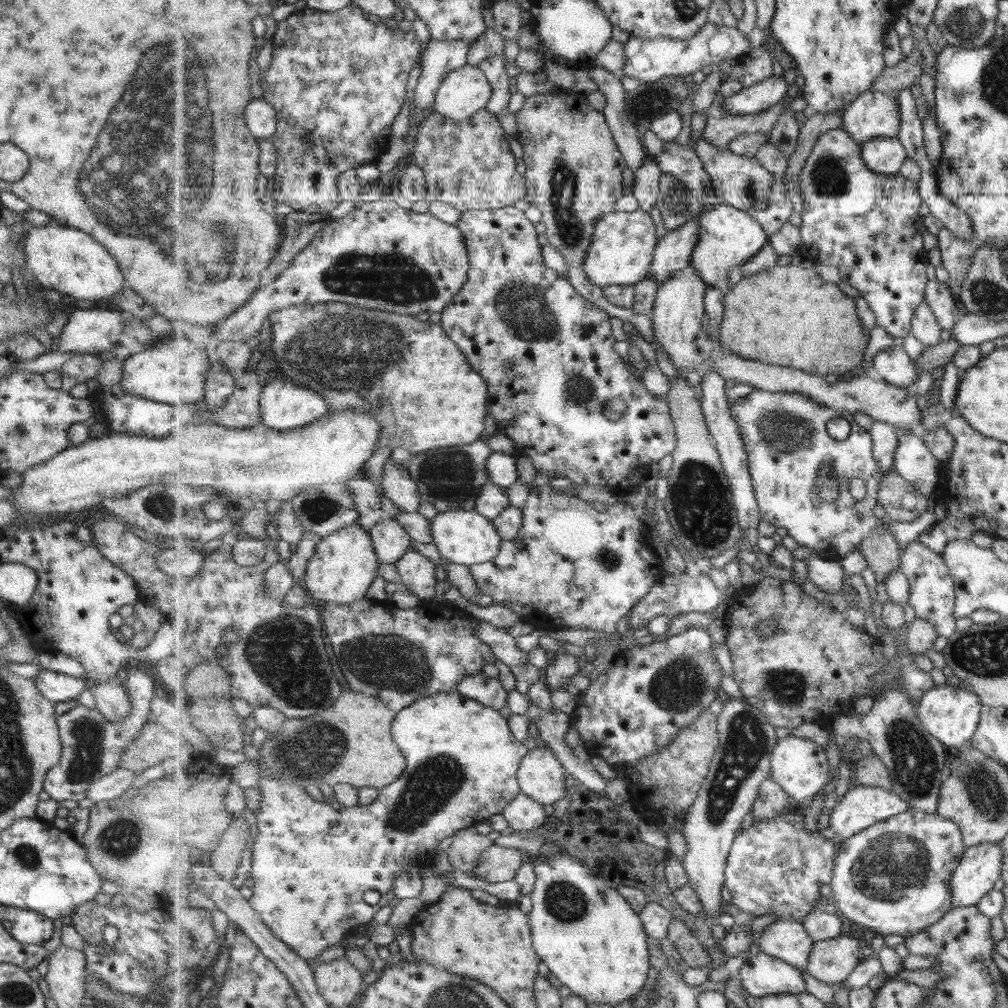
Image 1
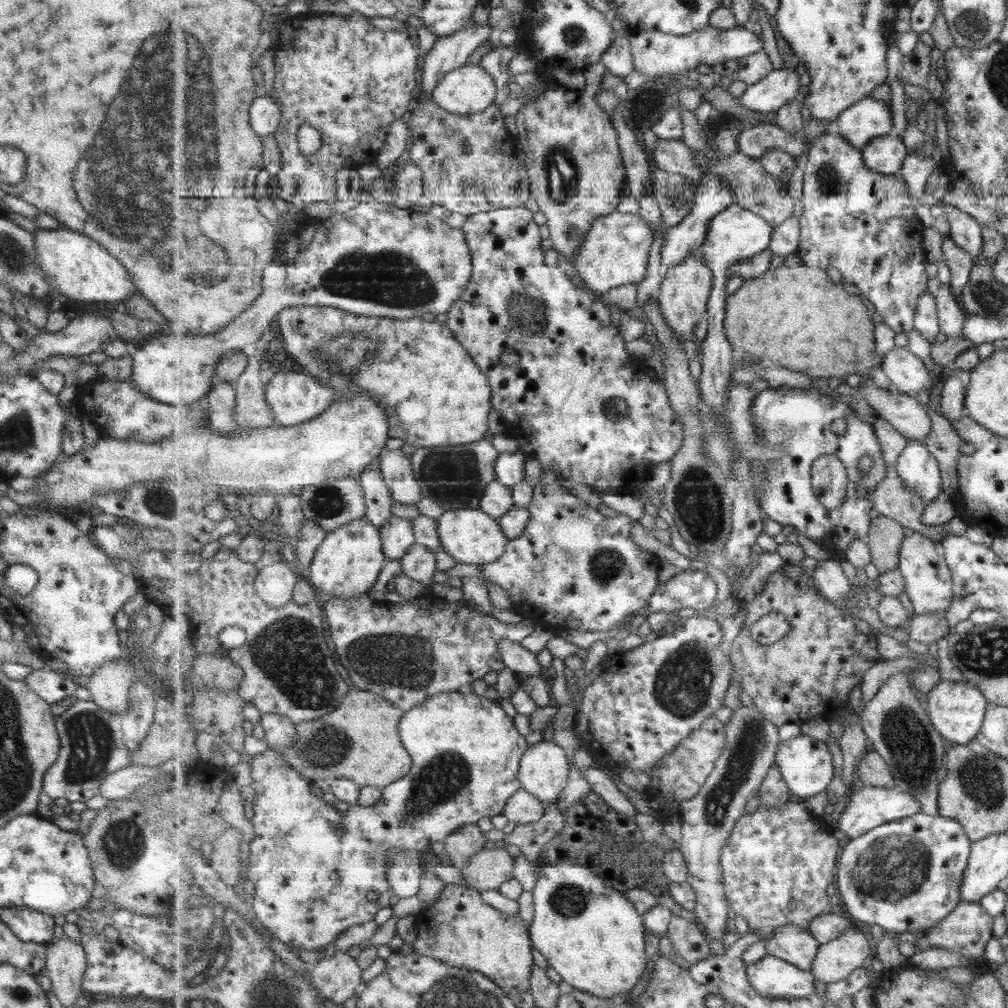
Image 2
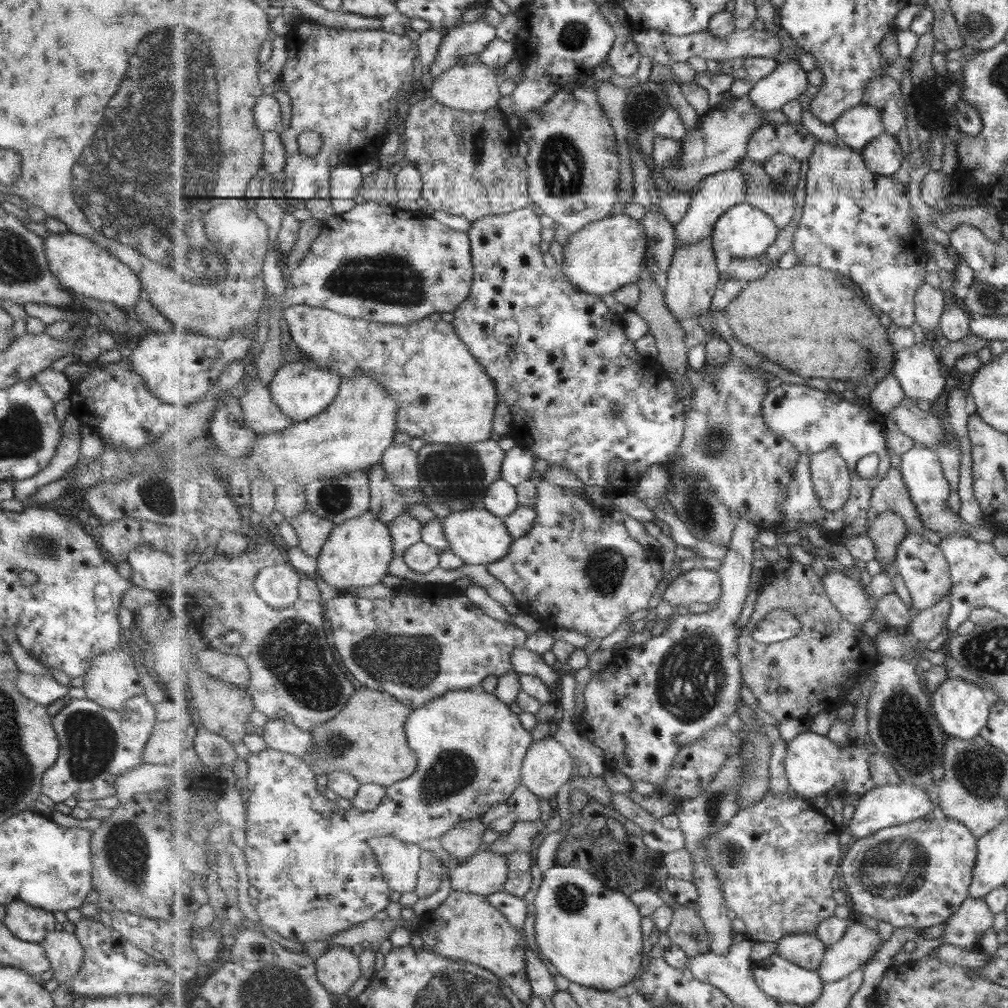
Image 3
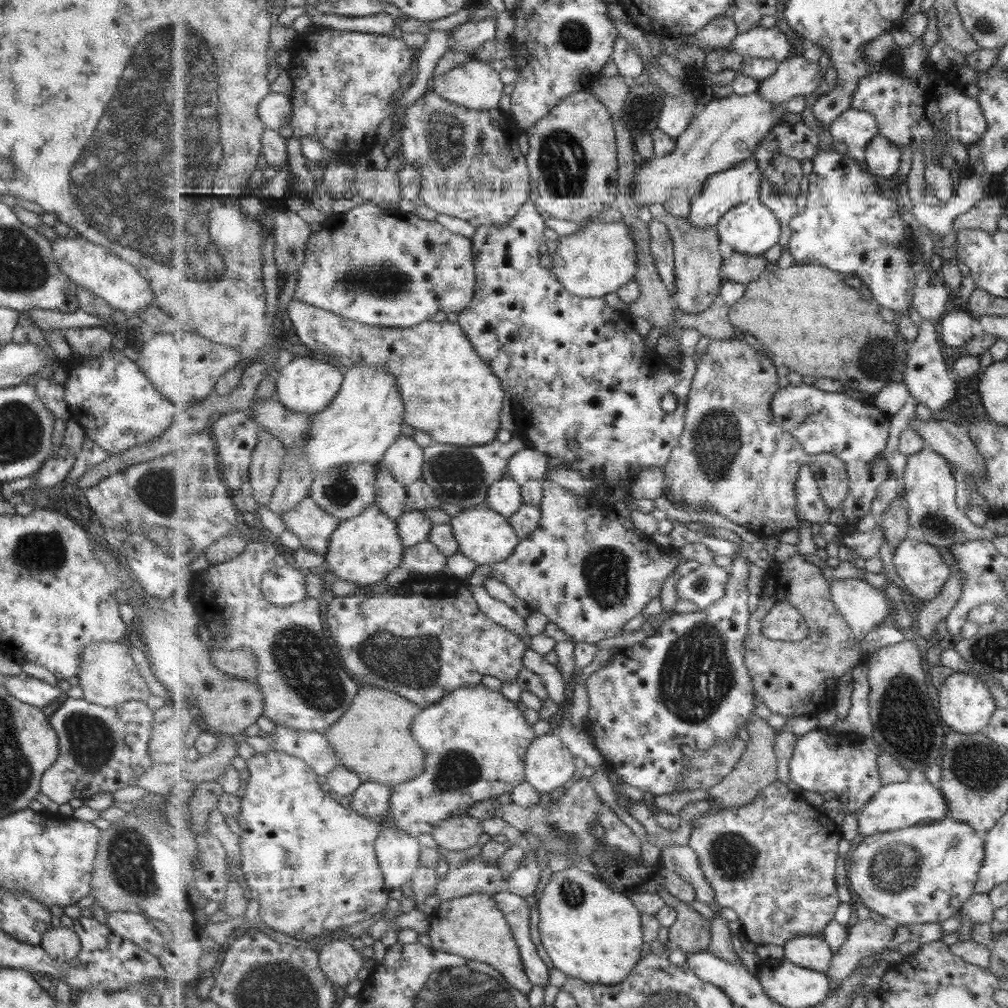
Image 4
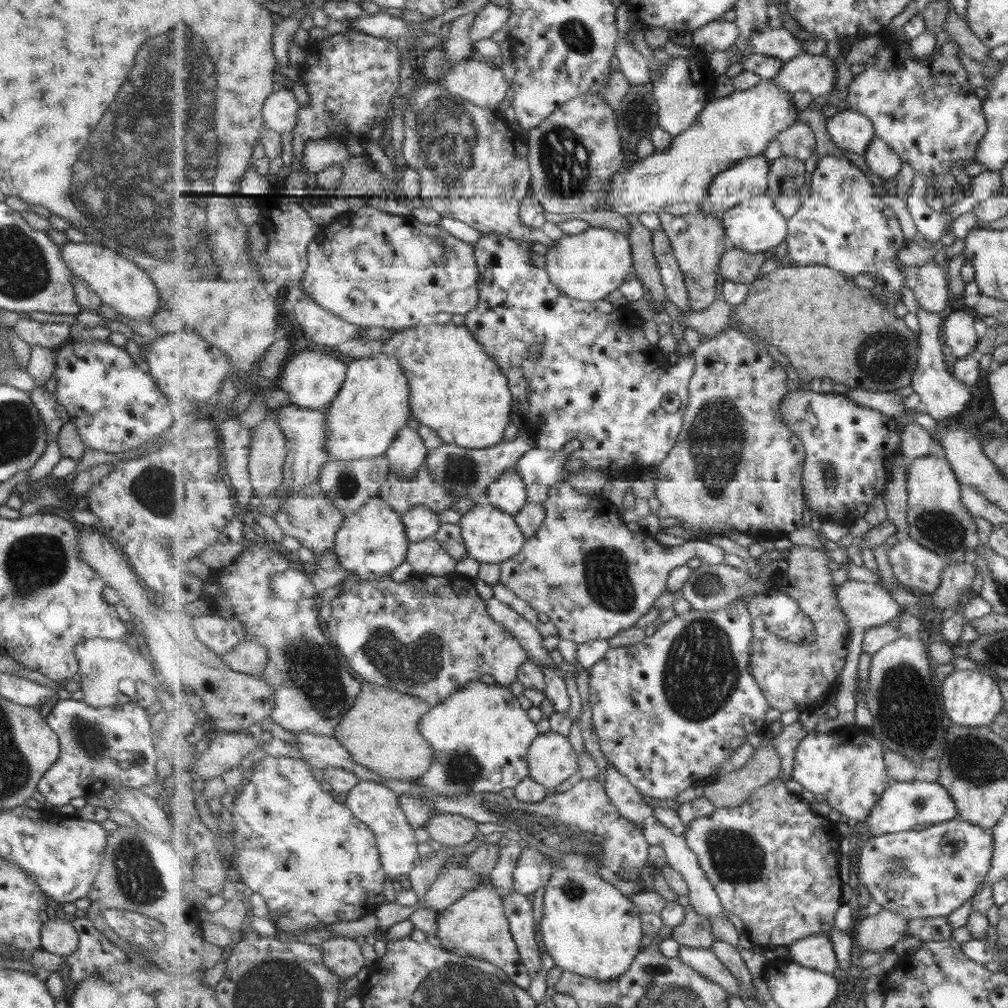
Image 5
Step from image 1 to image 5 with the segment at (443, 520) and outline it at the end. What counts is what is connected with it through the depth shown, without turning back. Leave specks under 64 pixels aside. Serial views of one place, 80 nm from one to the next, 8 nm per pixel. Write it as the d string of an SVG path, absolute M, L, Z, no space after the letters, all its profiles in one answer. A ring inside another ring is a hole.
M486 501L475 505L467 514L464 514L458 525L461 527L469 556L481 563L500 564L508 561L519 555L526 545L527 538L517 524L515 515L503 512Z

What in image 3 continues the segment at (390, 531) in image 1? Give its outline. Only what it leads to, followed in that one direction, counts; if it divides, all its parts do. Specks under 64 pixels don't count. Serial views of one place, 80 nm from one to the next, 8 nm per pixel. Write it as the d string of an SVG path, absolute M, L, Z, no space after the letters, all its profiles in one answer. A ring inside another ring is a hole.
M403 513L387 525L393 537L394 551L397 556L403 556L409 547L422 541L424 522L410 514Z

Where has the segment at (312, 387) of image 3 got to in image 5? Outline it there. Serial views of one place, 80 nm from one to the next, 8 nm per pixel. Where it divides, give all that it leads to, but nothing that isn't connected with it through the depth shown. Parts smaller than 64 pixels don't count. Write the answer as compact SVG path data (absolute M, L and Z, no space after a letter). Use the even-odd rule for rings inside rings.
M319 351L303 352L285 364L277 386L288 394L291 403L301 408L327 410L343 388L347 375L348 364L337 359L335 355Z

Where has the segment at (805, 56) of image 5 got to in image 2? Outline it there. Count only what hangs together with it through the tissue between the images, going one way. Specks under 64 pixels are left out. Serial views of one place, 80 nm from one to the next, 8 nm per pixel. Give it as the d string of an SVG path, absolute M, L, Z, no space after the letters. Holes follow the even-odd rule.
M794 68L775 69L763 80L749 85L740 96L749 110L769 113L777 112L799 94L801 80Z

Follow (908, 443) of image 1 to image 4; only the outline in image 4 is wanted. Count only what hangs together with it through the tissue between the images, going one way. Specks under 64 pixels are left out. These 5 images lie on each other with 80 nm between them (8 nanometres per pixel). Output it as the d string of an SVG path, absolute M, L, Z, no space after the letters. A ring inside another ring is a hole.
M927 448L908 456L902 479L910 524L921 532L925 542L950 552L950 548L956 544L991 539L992 534L988 529L971 523L965 516L965 509L957 508L957 479L950 463L940 453Z

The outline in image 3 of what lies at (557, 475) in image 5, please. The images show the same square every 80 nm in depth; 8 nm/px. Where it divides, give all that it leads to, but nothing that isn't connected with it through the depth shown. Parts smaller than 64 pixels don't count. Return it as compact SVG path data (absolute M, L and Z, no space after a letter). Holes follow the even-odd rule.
M516 446L507 451L502 464L502 478L509 484L517 486L527 479L533 478L533 468L537 462L537 455L524 447Z

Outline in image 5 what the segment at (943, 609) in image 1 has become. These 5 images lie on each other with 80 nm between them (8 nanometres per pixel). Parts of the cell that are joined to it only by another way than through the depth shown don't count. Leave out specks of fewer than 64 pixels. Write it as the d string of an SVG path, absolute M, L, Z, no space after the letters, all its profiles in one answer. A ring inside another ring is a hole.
M907 538L907 540L887 547L888 558L892 566L893 574L903 586L914 588L927 595L933 596L941 585L942 576L947 566L942 556L939 556L933 549L927 548L915 539Z

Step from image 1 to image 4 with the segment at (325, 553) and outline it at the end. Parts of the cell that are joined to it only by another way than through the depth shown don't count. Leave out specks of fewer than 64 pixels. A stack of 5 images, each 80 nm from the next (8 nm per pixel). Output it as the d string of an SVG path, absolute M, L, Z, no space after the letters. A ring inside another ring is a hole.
M373 503L359 516L340 522L340 527L333 533L325 561L336 580L342 578L368 586L385 582L386 576L403 563L405 549L396 521L379 504Z

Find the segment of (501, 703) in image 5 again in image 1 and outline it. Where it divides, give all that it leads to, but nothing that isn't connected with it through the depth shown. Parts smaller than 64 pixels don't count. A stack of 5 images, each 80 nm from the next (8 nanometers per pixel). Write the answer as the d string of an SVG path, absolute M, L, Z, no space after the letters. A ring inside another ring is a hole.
M456 690L449 693L436 693L435 695L426 696L424 699L419 699L411 706L401 710L396 716L397 720L392 724L392 735L396 740L397 746L404 752L407 768L405 769L405 776L401 775L395 782L380 789L380 796L378 800L371 805L358 805L350 808L341 808L335 810L330 808L328 801L323 800L317 802L309 796L309 792L297 785L289 785L283 783L280 778L277 778L268 766L264 764L264 760L259 760L258 764L262 768L261 780L257 788L260 790L262 798L259 806L259 813L256 818L258 820L257 828L259 835L254 840L252 846L252 866L249 876L253 879L253 895L248 899L251 906L260 914L261 920L264 924L279 938L283 943L288 944L301 958L304 958L308 963L314 967L313 960L325 952L327 948L341 944L341 938L347 937L349 930L357 930L357 926L367 925L370 923L375 914L385 908L393 898L396 897L396 878L401 871L405 871L407 867L417 867L423 869L425 872L431 870L434 863L437 846L441 840L447 837L453 837L461 830L477 825L479 821L485 821L491 818L494 814L502 814L505 807L522 794L520 788L520 781L518 780L518 770L521 766L521 761L524 756L528 754L527 746L517 740L517 737L509 728L508 718L501 716L501 712L497 709L491 708L488 705L481 704L480 701L473 700ZM367 890L376 890L380 893L380 901L376 905L369 905L365 902L363 894Z

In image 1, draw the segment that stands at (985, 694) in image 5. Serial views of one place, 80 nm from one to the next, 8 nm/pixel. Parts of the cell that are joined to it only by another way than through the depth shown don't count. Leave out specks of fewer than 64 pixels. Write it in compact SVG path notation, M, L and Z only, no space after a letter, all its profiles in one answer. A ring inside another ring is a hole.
M941 685L933 687L923 695L920 705L916 708L919 718L925 728L947 747L955 749L955 746L965 748L965 742L971 740L973 730L979 726L980 708L977 695L971 691L965 692L964 685Z

